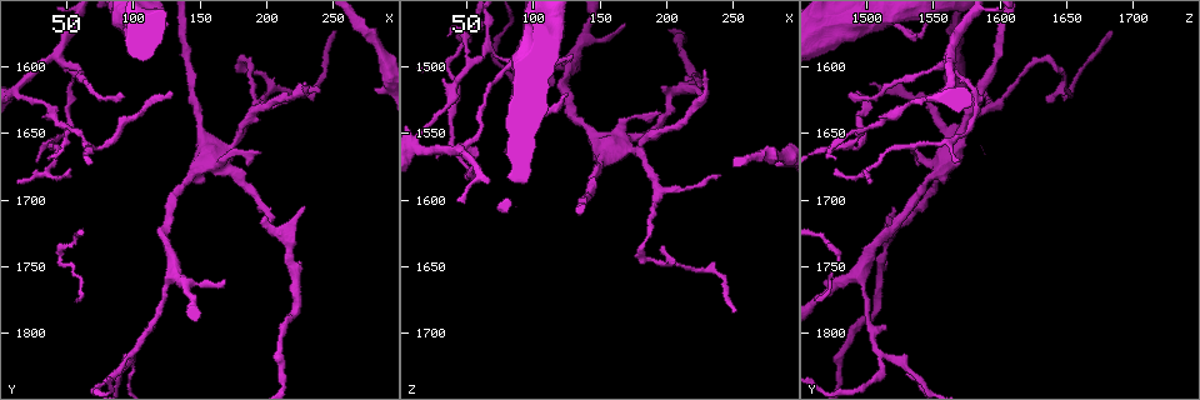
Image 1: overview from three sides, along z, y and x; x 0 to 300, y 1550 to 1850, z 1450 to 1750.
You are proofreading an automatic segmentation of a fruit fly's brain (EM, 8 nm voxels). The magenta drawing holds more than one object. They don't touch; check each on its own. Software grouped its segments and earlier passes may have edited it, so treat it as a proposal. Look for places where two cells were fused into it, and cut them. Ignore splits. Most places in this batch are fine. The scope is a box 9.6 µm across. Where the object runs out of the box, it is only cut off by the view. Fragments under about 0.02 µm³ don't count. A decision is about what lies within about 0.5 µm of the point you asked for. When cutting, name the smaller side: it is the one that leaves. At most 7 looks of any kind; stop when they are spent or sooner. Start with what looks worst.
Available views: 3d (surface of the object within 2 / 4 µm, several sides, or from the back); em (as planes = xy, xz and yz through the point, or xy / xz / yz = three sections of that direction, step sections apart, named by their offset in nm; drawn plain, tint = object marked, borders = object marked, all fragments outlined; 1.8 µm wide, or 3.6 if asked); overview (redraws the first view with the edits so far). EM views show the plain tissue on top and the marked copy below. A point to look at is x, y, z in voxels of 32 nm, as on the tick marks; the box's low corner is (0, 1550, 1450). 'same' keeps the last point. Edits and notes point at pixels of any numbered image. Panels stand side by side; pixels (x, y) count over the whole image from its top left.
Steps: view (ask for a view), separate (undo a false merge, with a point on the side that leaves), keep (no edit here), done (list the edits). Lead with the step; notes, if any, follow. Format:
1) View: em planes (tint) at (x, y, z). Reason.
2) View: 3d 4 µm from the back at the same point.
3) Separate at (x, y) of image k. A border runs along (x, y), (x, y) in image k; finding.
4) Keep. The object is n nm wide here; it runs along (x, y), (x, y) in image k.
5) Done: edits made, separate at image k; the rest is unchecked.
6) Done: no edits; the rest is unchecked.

View: em xz step 8 (tint) at (42, 1592, 1564). Looks like a crossing.

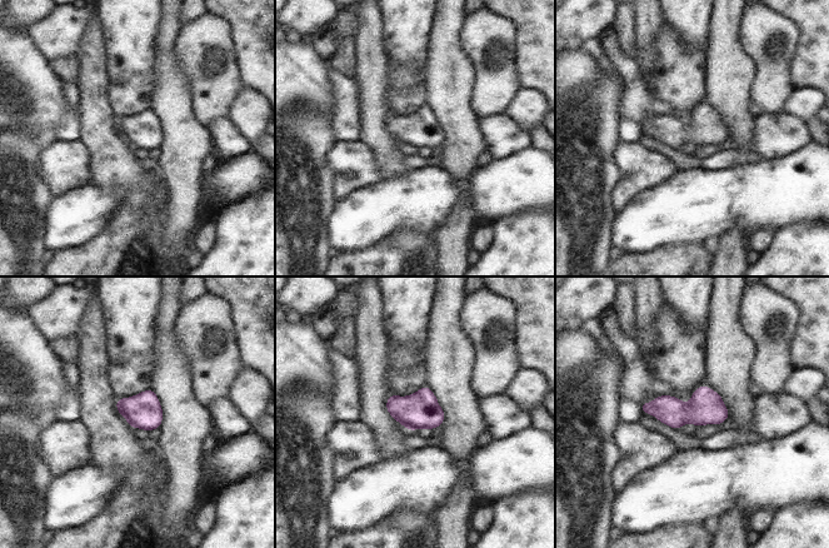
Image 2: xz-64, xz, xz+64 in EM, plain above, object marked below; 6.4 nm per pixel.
View: em planes (tint) at the same point.

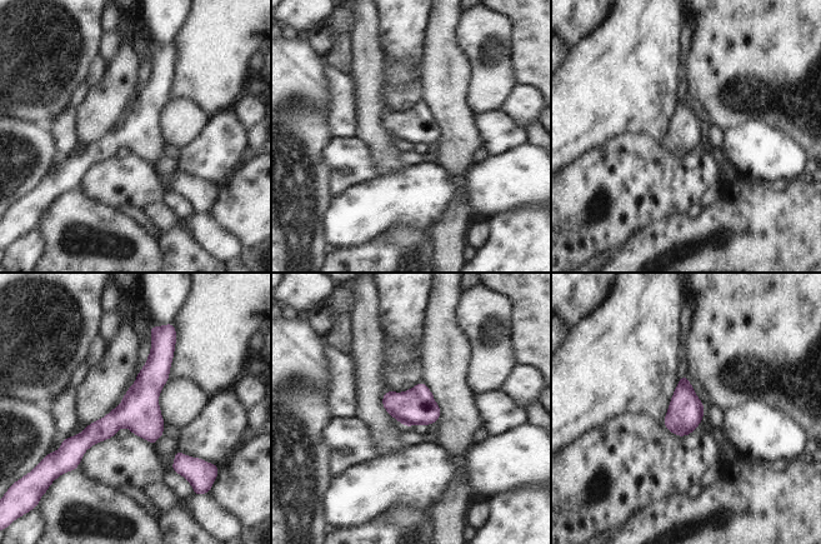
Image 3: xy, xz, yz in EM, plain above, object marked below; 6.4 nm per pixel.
Keep. The object is 220 nm wide here; it runs along (158, 343), (148, 387), (75, 462) in image 3; all the same cell.

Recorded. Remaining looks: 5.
View: 3d 4 µm at (100, 1816, 1512). Arms part here.

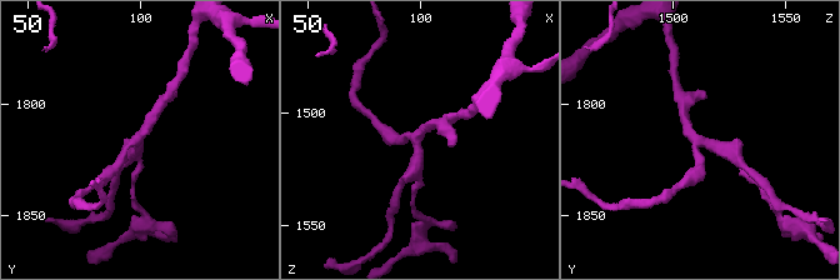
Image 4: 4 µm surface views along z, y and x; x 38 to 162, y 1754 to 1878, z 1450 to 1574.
View: em xy step 8 (tint) at (97, 1816, 1510).

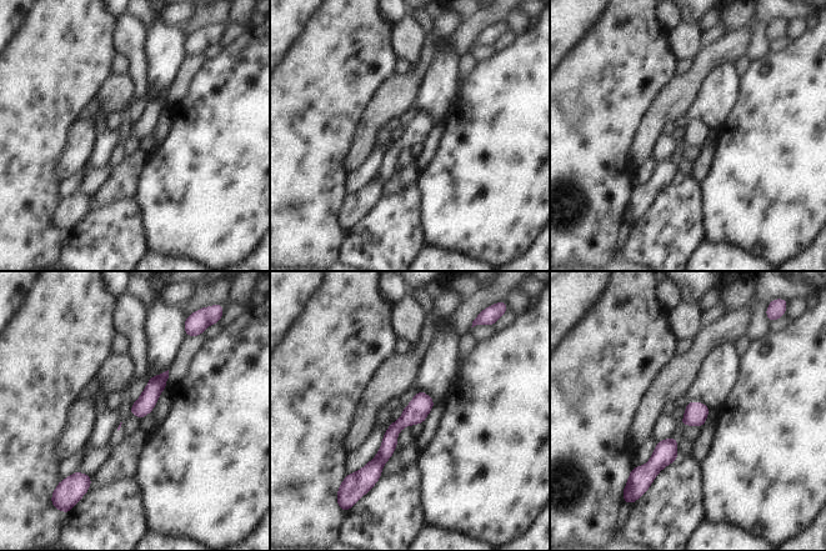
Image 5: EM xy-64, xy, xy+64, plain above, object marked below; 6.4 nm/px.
View: em planes (tint) at the same point.

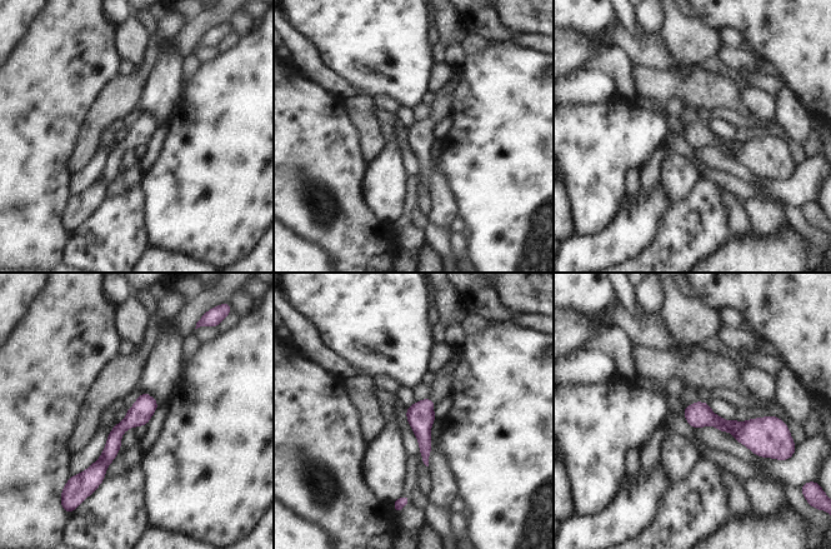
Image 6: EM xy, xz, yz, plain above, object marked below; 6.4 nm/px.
Keep. It runs along (146, 397), (115, 434), (95, 477) in image 6; continuous, no second cell.

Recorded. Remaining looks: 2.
View: em 3.6 µm yz step 8 (borders) at (64, 1660, 1490). Three-way junction.

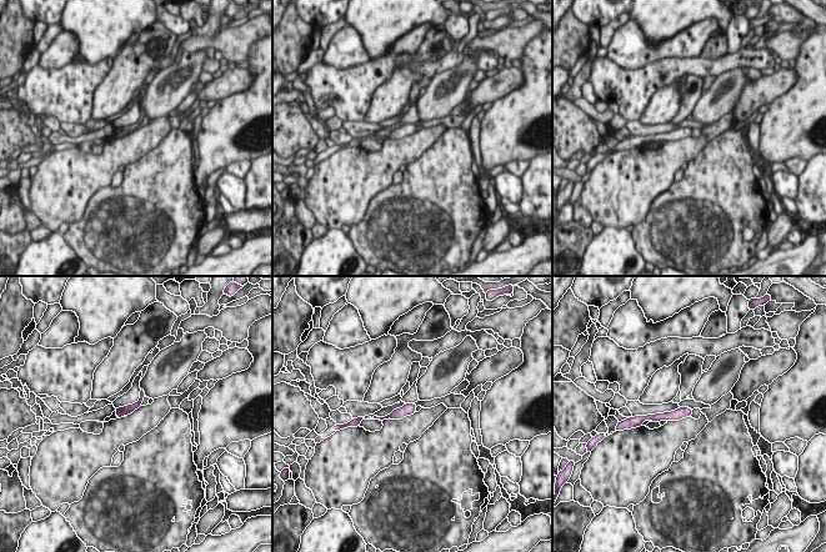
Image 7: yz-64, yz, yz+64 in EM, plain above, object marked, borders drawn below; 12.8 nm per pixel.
Keep. Continuous, no second cell.

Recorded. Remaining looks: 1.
Done: no edits; the rest is unchecked.

